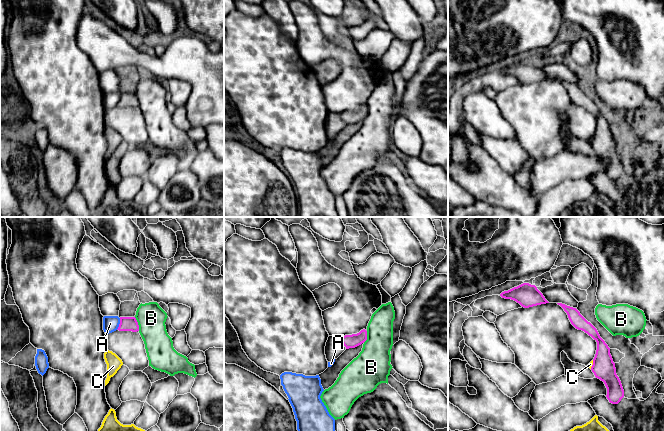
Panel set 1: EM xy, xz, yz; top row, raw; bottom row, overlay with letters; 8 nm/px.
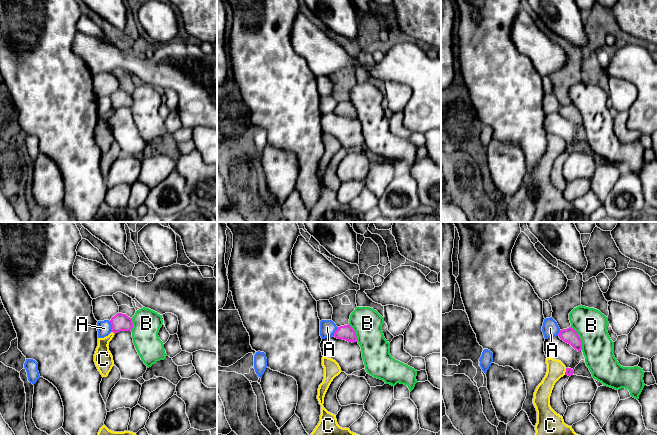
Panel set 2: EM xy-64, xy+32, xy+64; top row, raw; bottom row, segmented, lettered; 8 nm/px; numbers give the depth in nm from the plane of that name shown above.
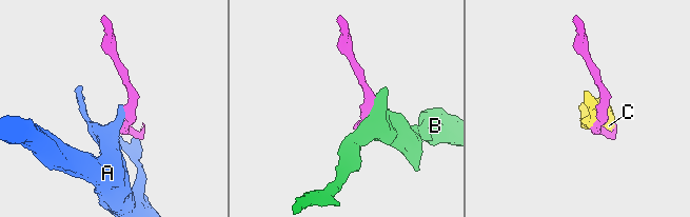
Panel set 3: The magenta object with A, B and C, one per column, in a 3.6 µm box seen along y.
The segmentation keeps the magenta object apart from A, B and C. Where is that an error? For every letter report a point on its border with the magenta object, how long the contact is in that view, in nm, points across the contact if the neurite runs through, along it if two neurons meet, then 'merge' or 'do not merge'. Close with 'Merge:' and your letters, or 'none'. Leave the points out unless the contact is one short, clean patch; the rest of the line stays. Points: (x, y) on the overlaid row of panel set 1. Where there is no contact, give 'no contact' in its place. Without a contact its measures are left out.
A: contact xy (119, 324); length 100 nm; border xy (120, 318), (120, 323), (116, 329); do not merge
B: contact xy (137, 324); length 120 nm; do not merge
C: contact yz (593, 364); length 80 nm; merge
Merge: C

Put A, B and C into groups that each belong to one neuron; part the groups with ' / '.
A / B / C

